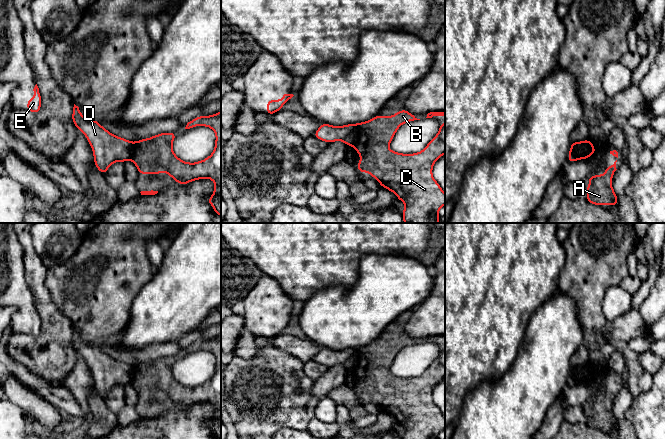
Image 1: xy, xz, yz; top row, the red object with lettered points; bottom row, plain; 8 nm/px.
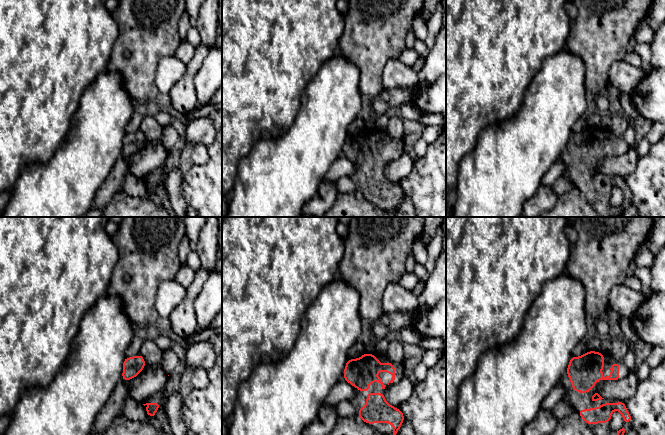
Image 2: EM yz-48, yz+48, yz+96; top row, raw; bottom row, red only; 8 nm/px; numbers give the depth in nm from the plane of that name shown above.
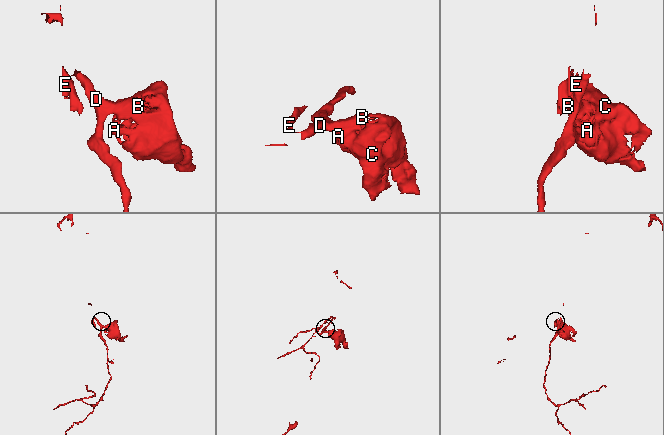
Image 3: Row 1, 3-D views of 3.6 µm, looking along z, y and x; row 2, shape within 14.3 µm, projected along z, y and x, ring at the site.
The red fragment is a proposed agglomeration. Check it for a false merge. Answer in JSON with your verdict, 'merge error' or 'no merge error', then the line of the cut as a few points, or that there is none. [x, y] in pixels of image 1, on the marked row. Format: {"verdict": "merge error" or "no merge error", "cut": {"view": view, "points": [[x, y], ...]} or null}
{"verdict": "merge error", "cut": {"view": "yz", "points": [[591, 143], [580, 155], [576, 155], [570, 150]]}}

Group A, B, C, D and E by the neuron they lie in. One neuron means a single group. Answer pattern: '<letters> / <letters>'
A B C / D E

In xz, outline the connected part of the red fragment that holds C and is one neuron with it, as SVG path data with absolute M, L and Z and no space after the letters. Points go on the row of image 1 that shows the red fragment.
M406 109L398 111L395 115L385 117L377 115L369 121L357 123L357 139L353 147L357 153L360 154L361 161L357 163L357 170L359 172L366 172L371 174L382 186L391 192L394 192L398 198L405 203L405 209L401 213L404 223L439 223L440 217L438 215L439 209L445 205L445 193L441 186L436 182L432 176L432 168L436 160L445 154L445 122L440 124L438 134L428 143L428 145L421 151L415 154L401 154L395 151L388 150L393 136L398 128L406 122L420 120Z

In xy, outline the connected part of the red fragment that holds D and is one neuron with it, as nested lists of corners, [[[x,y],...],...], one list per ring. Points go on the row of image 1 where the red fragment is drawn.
[[[75,104],[72,121],[88,139],[93,150],[95,166],[103,175],[114,162],[124,163],[131,159],[133,142],[113,135],[102,127],[97,120],[84,118],[79,107]]]

